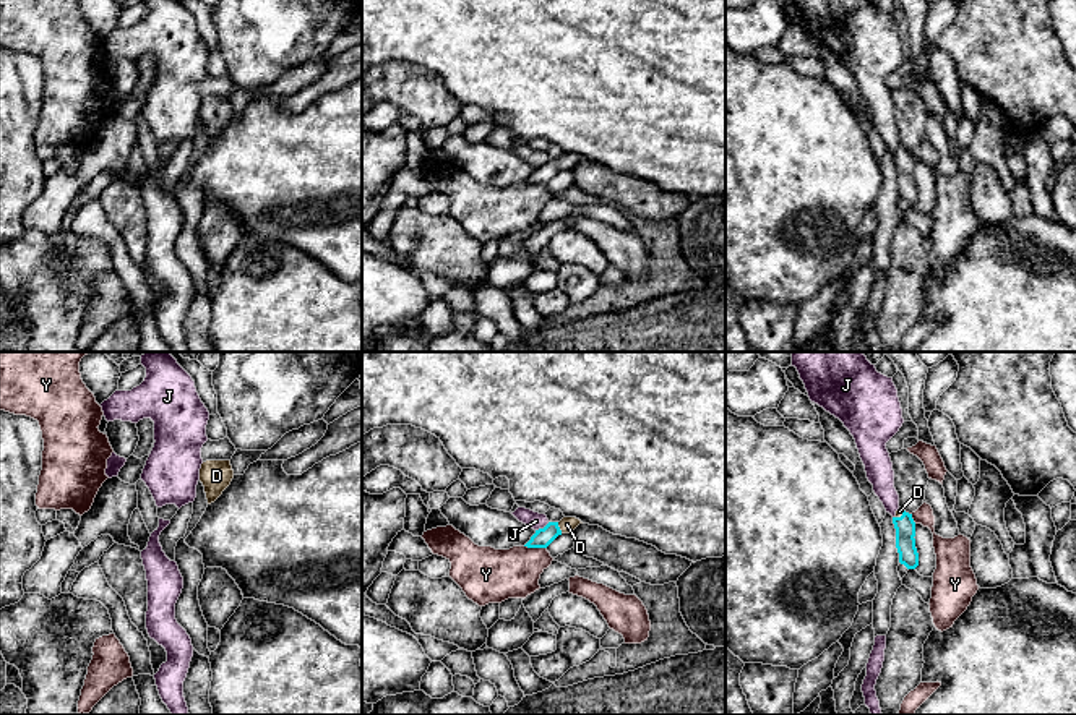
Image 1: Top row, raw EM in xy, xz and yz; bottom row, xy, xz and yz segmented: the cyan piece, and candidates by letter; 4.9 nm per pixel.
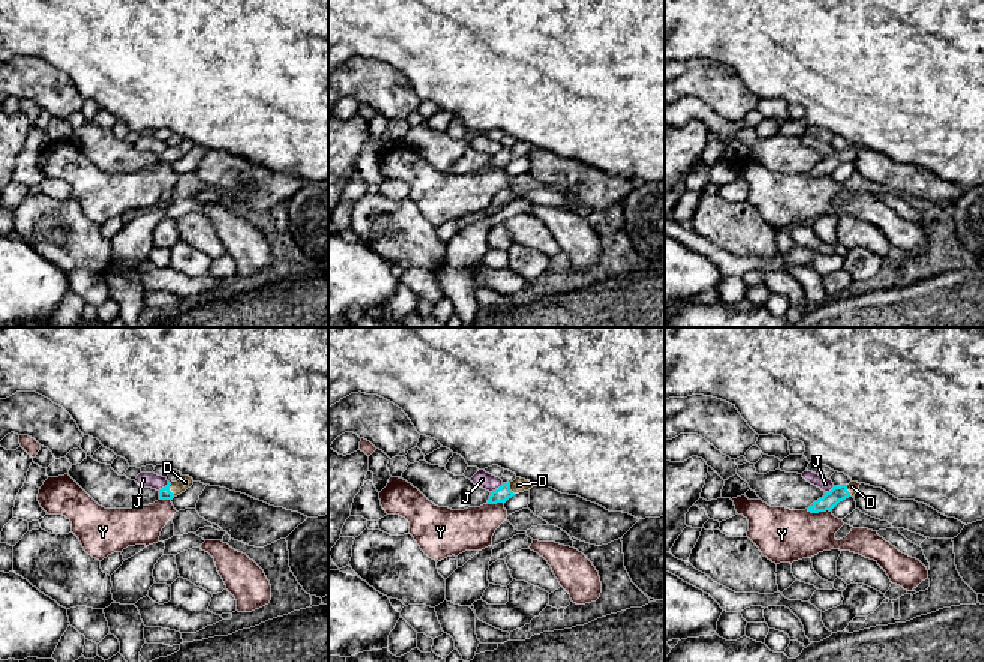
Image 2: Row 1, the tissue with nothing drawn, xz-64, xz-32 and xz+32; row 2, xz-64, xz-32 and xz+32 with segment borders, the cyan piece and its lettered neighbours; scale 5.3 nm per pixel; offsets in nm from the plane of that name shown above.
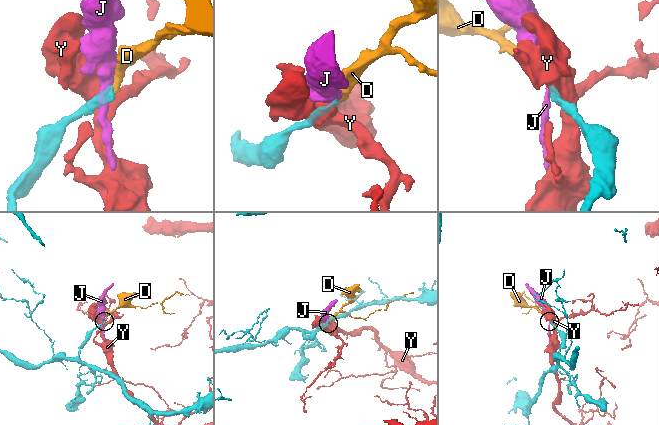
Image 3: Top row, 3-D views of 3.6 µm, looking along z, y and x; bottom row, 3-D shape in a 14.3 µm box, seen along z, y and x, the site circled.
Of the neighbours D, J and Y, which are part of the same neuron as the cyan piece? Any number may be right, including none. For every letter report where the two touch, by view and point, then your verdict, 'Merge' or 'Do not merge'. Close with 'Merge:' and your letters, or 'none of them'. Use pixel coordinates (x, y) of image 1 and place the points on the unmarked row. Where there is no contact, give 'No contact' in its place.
D: Touches cyan at xz (559, 164). Merge
J: Touches cyan at xz (544, 164). Do not merge
Y: Touches cyan at xz (536, 184). Do not merge
Merge: D

